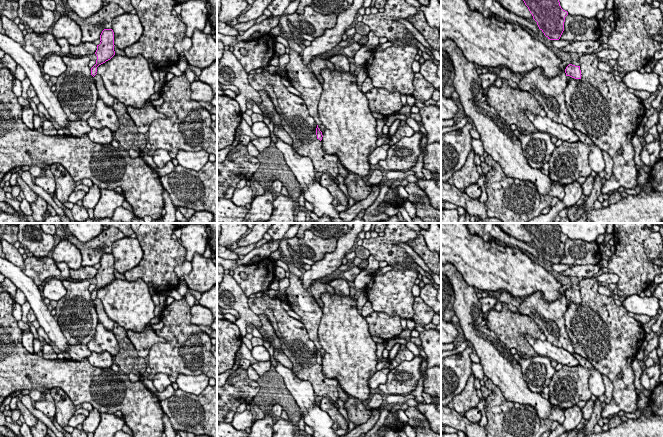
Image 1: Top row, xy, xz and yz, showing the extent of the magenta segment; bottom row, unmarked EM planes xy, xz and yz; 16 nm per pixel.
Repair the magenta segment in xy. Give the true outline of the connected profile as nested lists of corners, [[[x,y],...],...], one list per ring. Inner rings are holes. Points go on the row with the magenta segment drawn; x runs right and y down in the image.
[[[104,29],[100,35],[100,44],[97,45],[95,52],[97,56],[96,64],[91,68],[91,75],[94,77],[95,84],[100,97],[104,104],[113,107],[114,97],[106,90],[102,78],[96,73],[97,67],[110,60],[114,55],[114,32],[112,29]]]

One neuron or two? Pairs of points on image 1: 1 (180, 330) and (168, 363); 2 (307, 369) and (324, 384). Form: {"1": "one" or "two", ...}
{"1": "one", "2": "one"}

